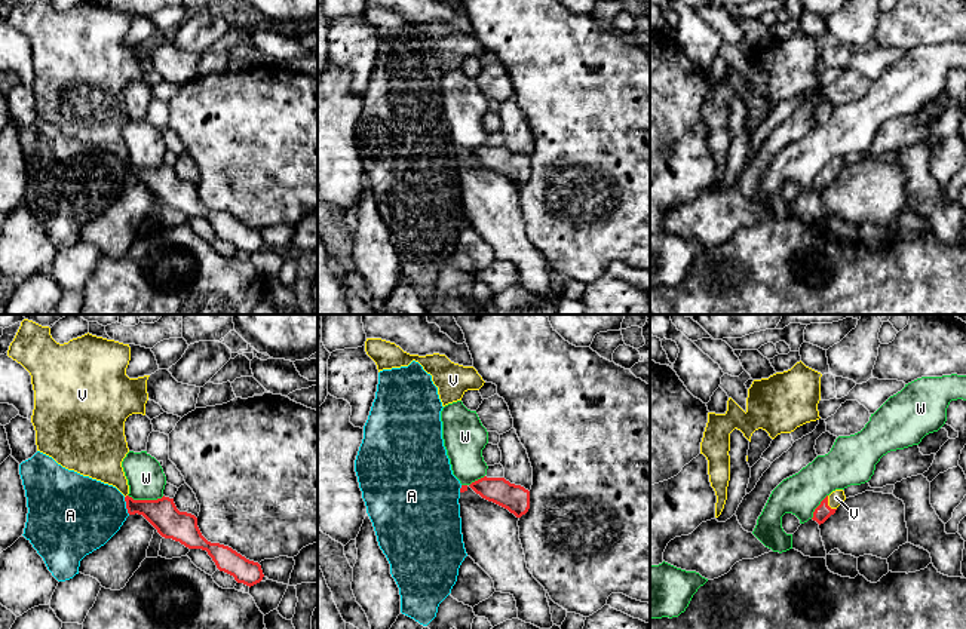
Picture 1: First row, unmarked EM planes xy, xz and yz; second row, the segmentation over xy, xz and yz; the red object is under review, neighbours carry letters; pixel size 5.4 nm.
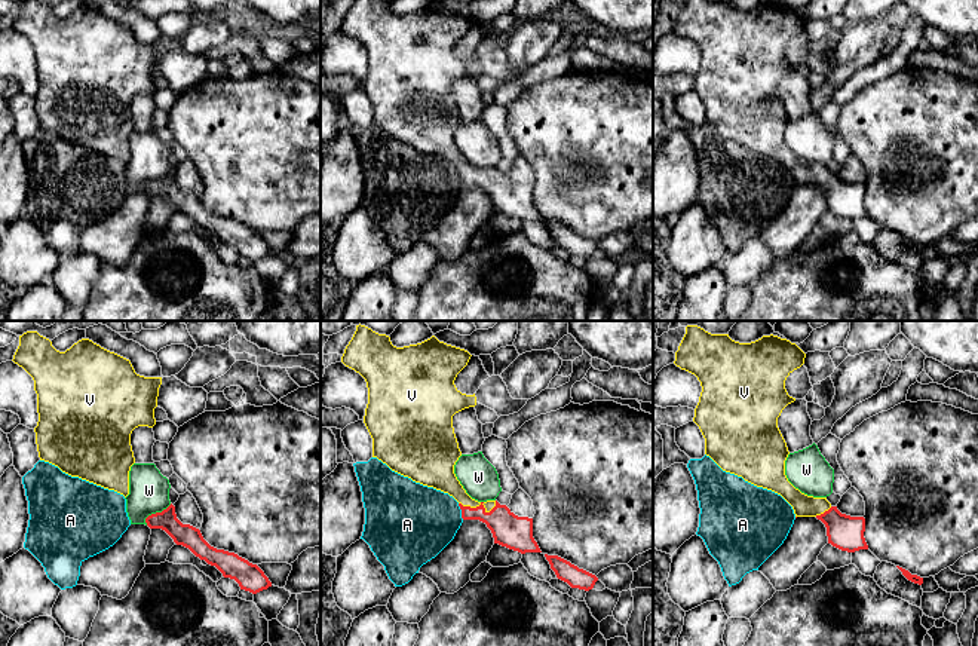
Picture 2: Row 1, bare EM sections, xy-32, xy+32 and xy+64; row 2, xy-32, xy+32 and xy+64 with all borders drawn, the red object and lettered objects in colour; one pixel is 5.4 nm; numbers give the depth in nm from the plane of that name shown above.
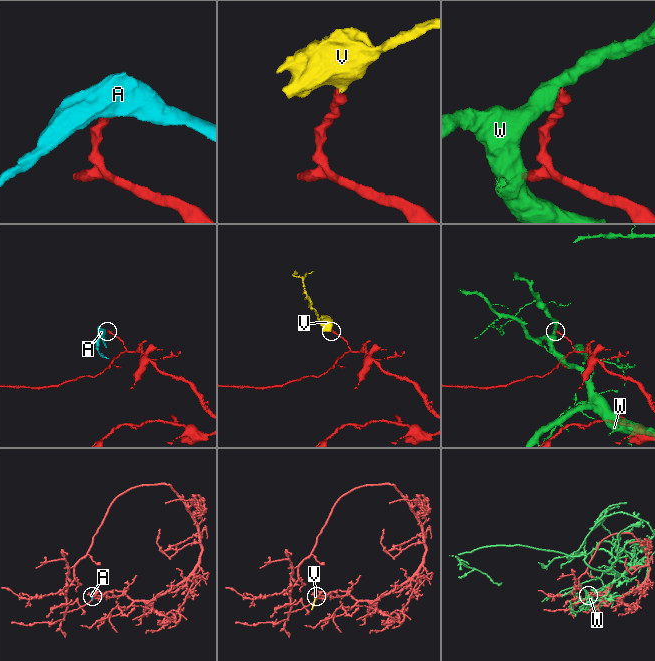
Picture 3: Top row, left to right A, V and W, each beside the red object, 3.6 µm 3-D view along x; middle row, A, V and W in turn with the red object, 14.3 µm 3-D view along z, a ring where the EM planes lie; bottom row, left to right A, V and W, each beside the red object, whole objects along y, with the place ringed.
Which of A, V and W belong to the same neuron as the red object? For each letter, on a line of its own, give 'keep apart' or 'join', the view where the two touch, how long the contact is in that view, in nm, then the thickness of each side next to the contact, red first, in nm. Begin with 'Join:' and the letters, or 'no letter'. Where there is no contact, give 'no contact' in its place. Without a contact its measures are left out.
Join: V
A: keep apart; contact in xy; length 100 nm; calibres 170 and 400 nm
V: join; contact in yz; length 90 nm; calibres 90 and 80 nm
W: keep apart; contact in xy; length 200 nm; calibres 170 and 200 nm

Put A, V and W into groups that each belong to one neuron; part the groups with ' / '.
A / V / W

